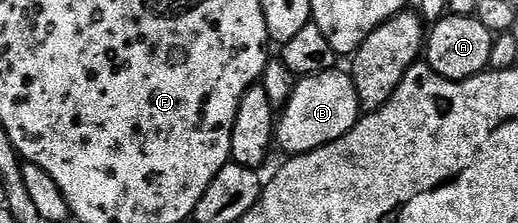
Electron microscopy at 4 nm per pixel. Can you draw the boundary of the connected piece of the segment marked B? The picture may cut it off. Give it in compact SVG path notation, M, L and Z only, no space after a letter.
M332 67L326 73L300 77L289 103L282 106L275 126L274 144L284 149L284 154L294 155L317 151L345 135L359 122L361 110L359 96L350 72Z

